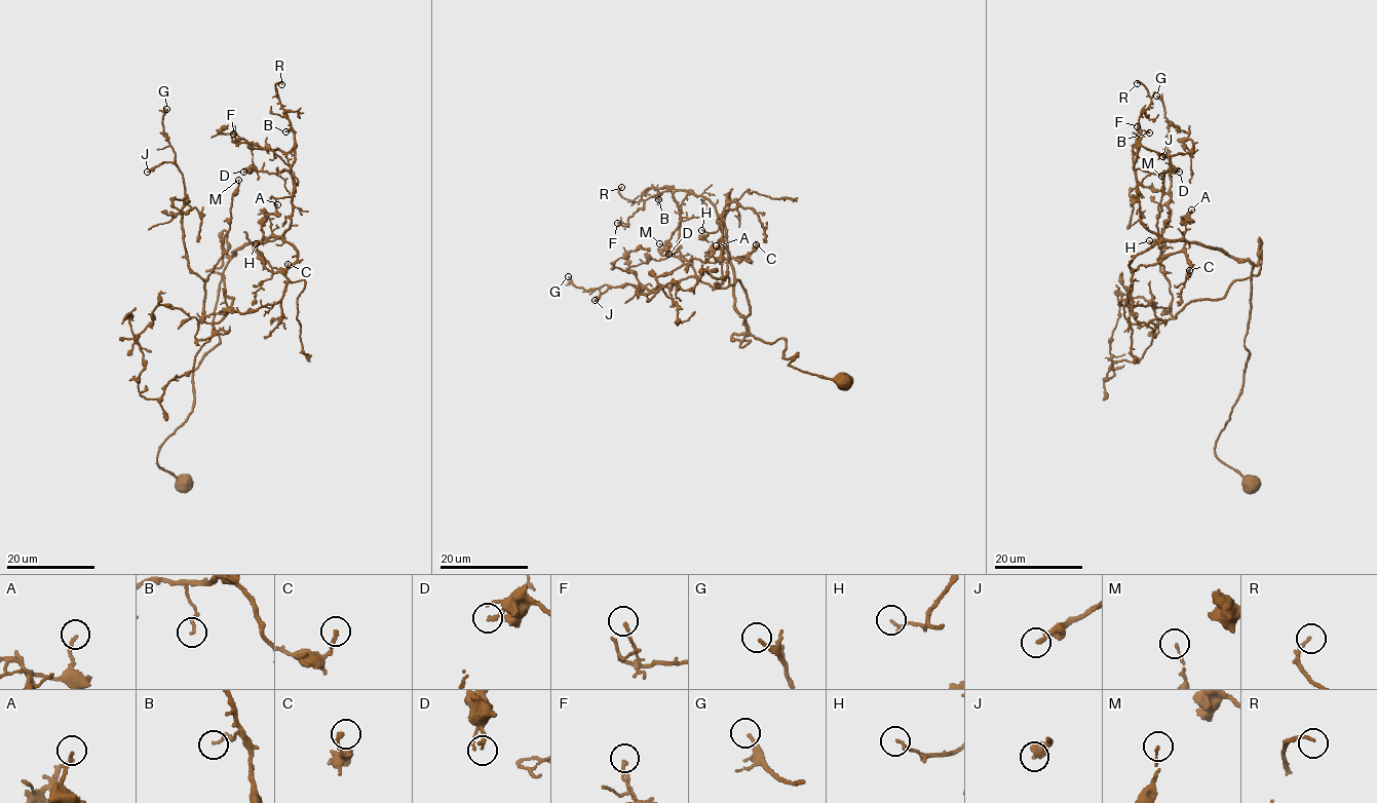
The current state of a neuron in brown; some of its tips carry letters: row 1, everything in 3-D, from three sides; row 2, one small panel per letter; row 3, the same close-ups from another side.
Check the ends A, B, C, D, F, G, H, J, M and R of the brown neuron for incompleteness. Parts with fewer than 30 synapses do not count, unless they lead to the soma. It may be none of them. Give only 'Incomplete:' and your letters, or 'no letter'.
Incomplete: no letter

